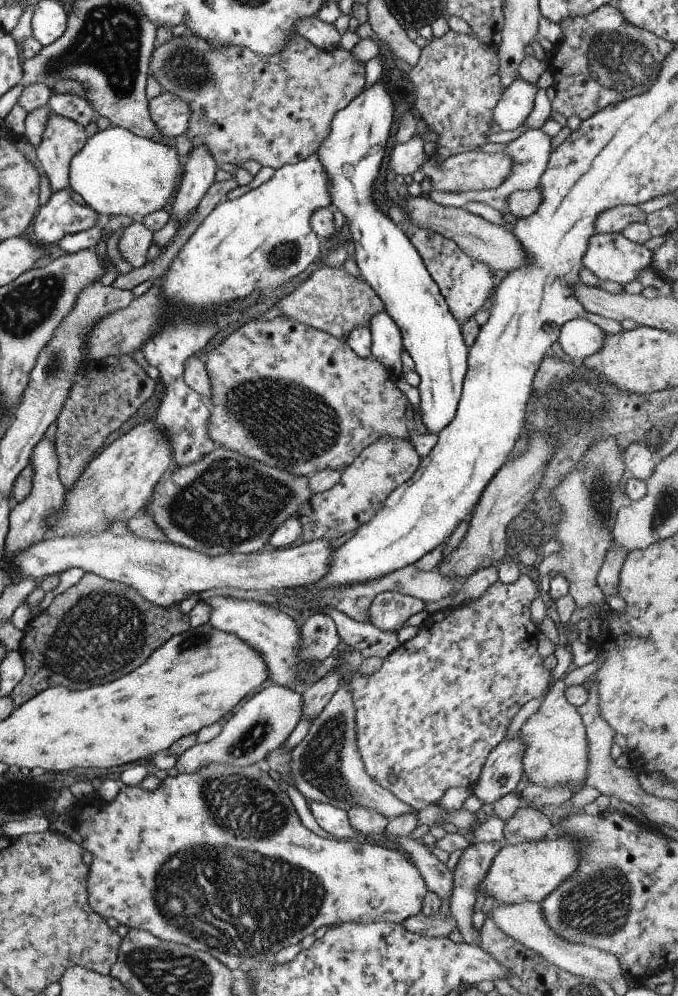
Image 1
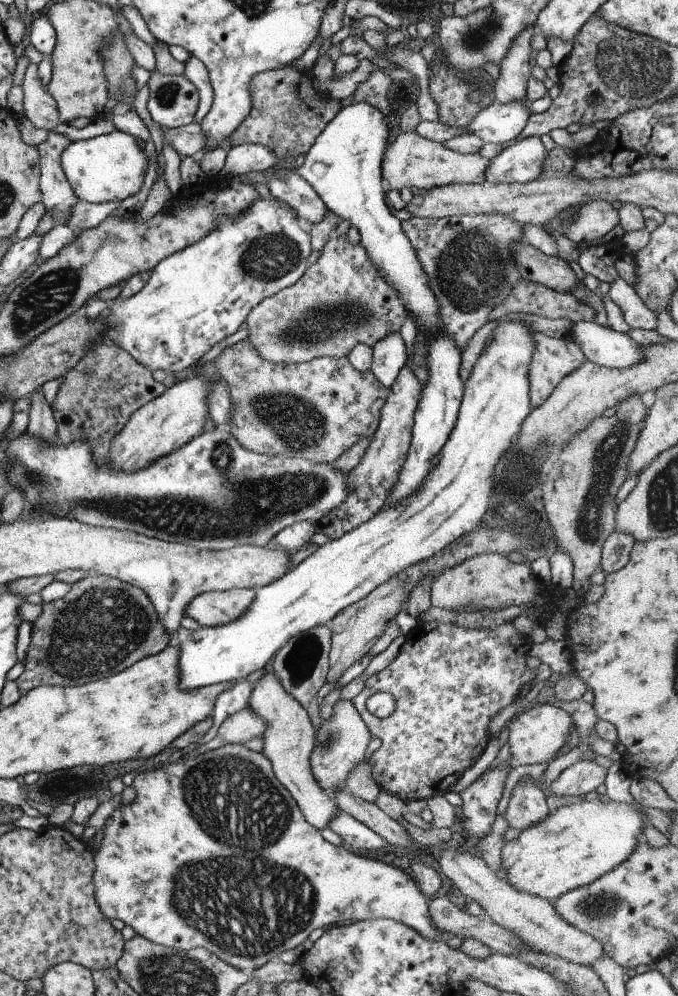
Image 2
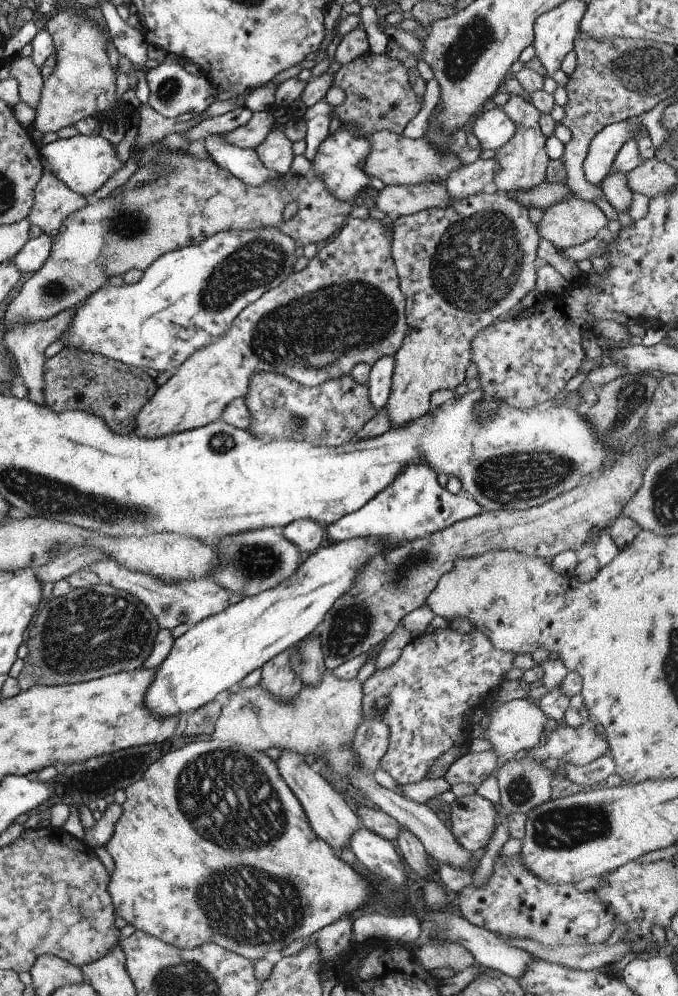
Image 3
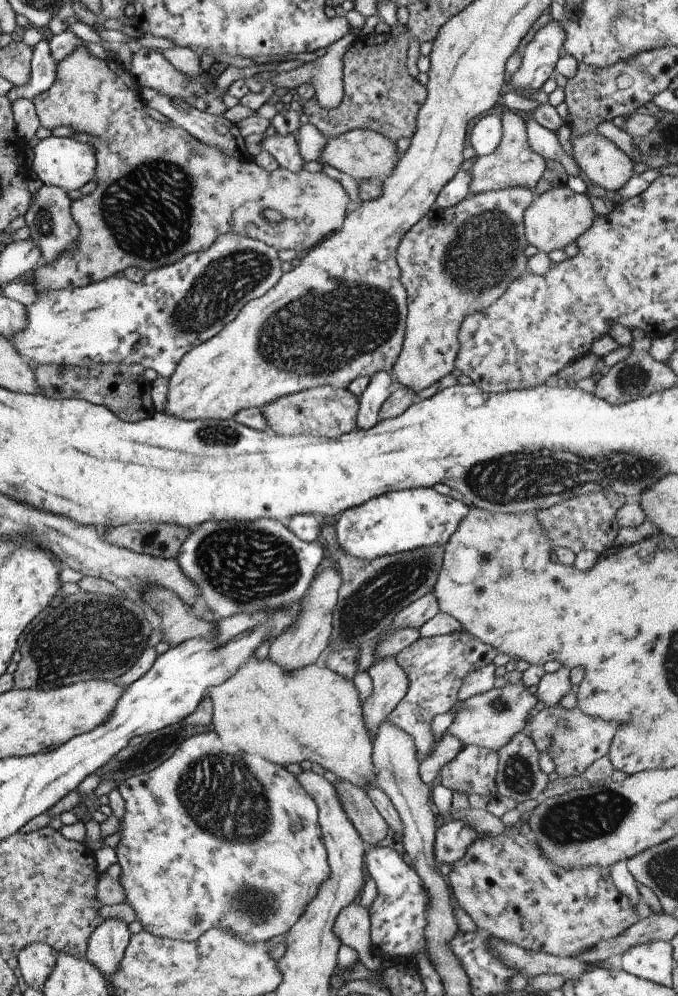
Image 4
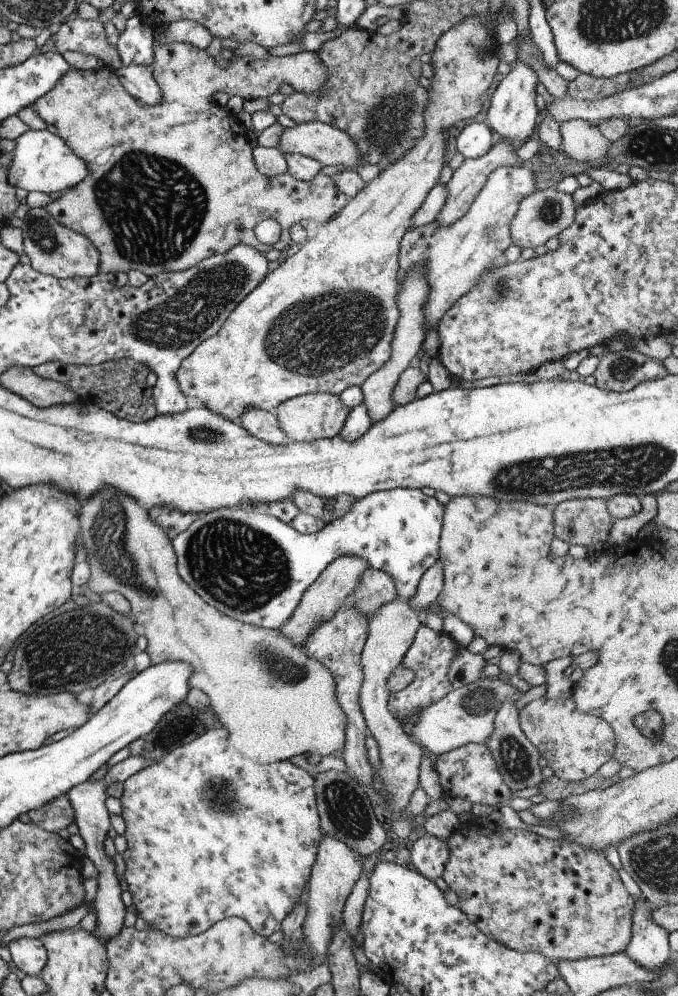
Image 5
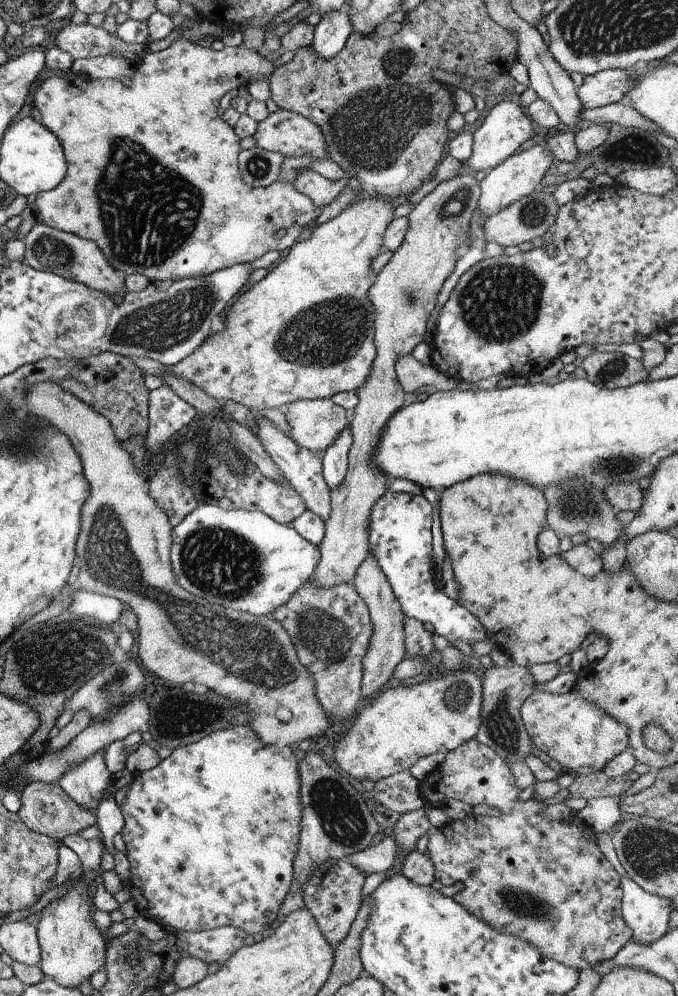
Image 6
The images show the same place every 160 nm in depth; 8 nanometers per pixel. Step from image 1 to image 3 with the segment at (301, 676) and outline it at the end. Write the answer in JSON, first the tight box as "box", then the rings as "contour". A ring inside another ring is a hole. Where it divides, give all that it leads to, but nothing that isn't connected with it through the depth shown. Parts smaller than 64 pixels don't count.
{"box":[90,558,229,630],"contour":[[[107,558],[99,560],[90,570],[98,576],[101,583],[138,598],[149,609],[161,629],[171,630],[178,624],[187,624],[189,627],[196,625],[200,620],[220,613],[229,606],[228,590],[211,579],[164,583],[143,573],[128,571]]]}

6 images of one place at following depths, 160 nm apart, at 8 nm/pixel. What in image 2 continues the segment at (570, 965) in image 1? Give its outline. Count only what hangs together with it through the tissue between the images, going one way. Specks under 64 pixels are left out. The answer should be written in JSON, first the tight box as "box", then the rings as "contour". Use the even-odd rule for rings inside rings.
{"box":[437,848,602,968],"contour":[[[453,848],[443,849],[440,854],[437,856],[439,868],[452,885],[454,895],[477,902],[484,910],[485,918],[514,934],[527,947],[589,968],[593,968],[595,961],[602,956],[602,944],[598,940],[568,925],[544,898],[516,891],[504,878],[495,877],[481,857],[476,858]]]}

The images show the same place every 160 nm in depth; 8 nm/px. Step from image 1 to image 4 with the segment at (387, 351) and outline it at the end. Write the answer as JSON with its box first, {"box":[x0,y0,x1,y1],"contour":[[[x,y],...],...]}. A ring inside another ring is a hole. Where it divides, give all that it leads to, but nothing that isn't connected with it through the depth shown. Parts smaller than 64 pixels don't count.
{"box":[355,372,395,431],"contour":[[[377,372],[371,376],[365,390],[357,400],[355,431],[367,430],[378,422],[379,408],[393,387],[395,387],[395,383],[389,373]]]}

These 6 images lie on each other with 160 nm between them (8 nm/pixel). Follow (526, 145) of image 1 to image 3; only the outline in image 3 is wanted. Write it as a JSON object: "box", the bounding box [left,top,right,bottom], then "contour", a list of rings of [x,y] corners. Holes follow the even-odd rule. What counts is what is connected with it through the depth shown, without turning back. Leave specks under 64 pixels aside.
{"box":[443,159,499,200],"contour":[[[477,159],[471,164],[454,170],[443,182],[453,200],[481,193],[499,170],[498,162],[491,159]]]}

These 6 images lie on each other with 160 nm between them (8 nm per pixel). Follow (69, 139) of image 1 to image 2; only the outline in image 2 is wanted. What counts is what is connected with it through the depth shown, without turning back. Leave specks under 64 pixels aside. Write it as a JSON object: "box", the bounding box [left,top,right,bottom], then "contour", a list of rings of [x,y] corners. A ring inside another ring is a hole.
{"box":[35,130,78,224],"contour":[[[51,130],[45,140],[35,146],[40,168],[40,202],[45,211],[52,213],[53,221],[61,224],[66,222],[70,208],[78,201],[60,165],[61,153],[69,143],[65,136]]]}

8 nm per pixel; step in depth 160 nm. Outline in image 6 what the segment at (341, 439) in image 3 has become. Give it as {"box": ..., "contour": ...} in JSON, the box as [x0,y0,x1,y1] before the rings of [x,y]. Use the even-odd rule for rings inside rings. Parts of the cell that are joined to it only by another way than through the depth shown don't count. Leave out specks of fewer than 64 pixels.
{"box":[284,399,350,452],"contour":[[[331,399],[295,400],[284,416],[293,443],[311,452],[326,450],[350,424],[349,413]]]}

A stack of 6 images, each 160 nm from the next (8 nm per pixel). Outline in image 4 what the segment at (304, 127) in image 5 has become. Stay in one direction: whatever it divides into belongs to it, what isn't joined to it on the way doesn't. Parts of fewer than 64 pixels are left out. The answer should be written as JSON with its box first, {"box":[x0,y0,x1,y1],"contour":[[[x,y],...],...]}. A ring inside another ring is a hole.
{"box":[319,129,401,182],"contour":[[[354,129],[337,138],[327,138],[319,157],[321,163],[326,163],[329,167],[351,176],[356,182],[369,178],[377,178],[381,181],[393,172],[397,160],[401,158],[401,154],[397,154],[395,150],[397,146],[387,138],[371,130]]]}

